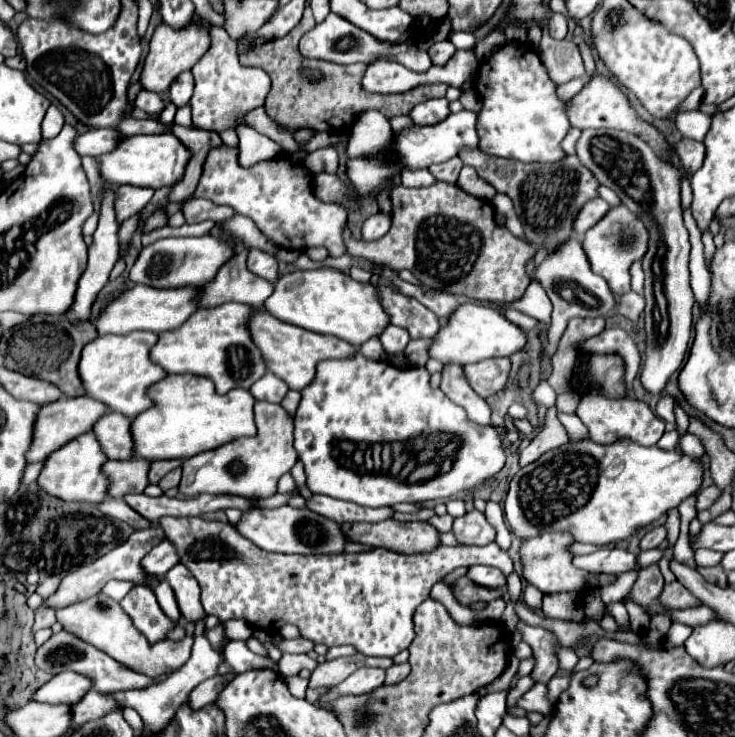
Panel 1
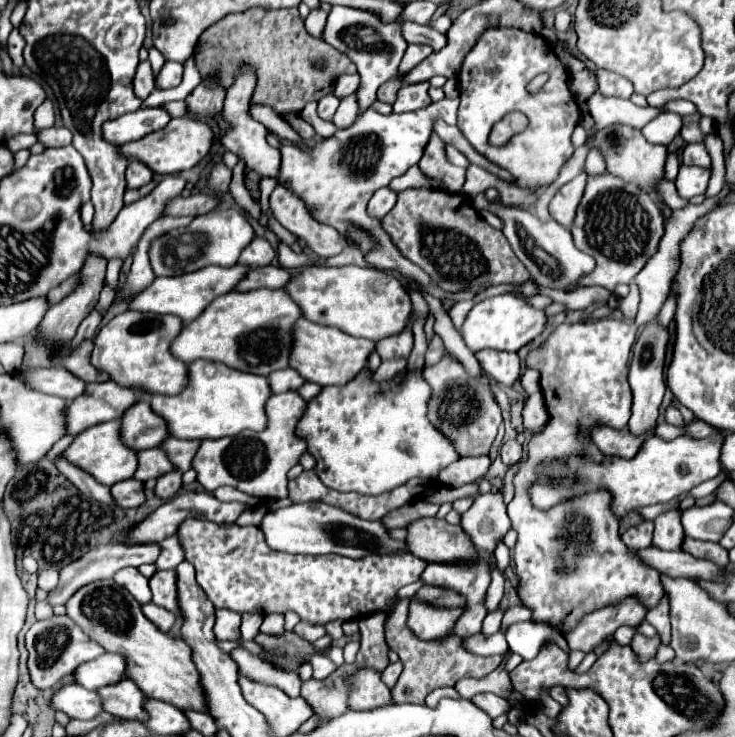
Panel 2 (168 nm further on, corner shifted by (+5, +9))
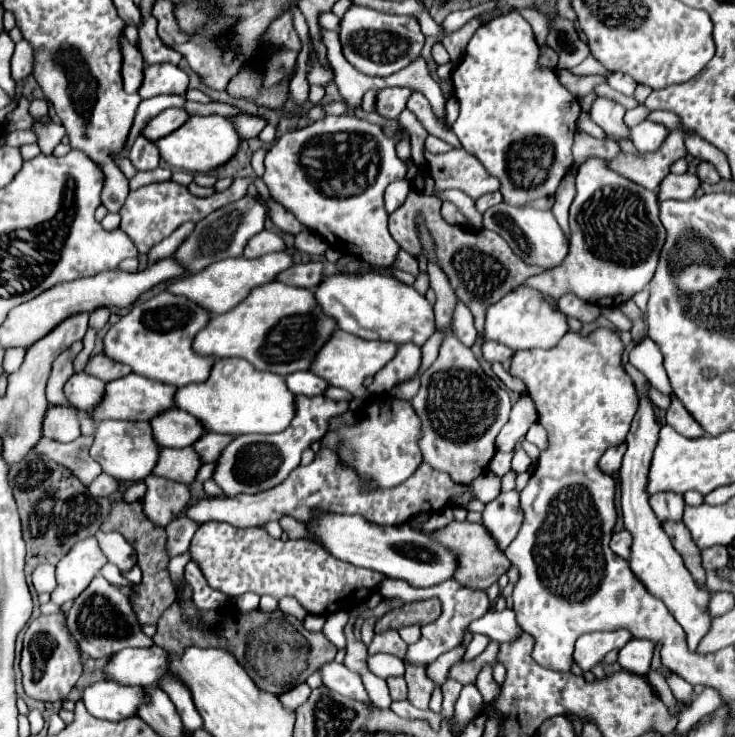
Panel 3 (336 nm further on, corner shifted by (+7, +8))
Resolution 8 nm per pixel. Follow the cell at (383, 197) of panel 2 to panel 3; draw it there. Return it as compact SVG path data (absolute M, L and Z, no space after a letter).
M406 179L390 183L390 185L386 187L386 191L384 191L384 207L386 207L386 211L388 211L388 213L396 211L396 209L404 203L408 191L410 191L410 185L408 185Z

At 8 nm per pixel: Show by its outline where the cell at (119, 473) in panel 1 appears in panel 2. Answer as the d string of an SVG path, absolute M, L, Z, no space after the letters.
M150 448L150 450L140 450L138 452L138 470L134 474L136 480L146 482L150 478L160 478L166 472L176 470L176 466L170 462L168 454L162 448Z

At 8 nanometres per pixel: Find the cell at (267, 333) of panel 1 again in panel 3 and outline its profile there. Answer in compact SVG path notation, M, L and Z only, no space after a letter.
M338 329L324 343L324 347L316 353L316 357L312 359L310 371L316 373L318 377L322 377L324 381L328 381L330 385L346 389L352 395L362 395L362 399L364 399L364 379L368 375L376 375L382 369L382 365L392 359L394 353L396 353L394 343L366 341L366 339L360 339L356 335L350 335L350 333L344 333Z

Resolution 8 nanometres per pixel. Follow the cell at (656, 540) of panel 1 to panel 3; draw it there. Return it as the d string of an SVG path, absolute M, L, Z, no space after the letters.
M626 529L620 531L620 533L614 533L612 541L610 541L610 547L616 555L628 559L630 557L630 547L632 547L632 535Z

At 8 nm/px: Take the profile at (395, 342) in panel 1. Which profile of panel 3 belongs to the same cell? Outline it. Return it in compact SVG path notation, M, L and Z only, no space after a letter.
M404 343L398 347L396 355L374 375L374 385L370 393L388 393L396 383L410 379L420 367L420 347Z

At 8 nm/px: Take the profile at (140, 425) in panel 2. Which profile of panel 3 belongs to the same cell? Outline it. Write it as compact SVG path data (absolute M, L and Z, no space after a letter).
M172 407L168 413L158 413L150 419L152 435L160 447L188 447L204 433L196 417Z

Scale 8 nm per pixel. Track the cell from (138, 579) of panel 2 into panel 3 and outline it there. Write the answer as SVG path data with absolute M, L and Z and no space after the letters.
M96 533L100 549L120 571L130 571L136 565L136 551L120 533Z

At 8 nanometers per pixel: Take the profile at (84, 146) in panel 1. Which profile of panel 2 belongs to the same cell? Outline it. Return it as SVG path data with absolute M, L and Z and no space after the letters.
M140 108L138 112L124 114L122 118L108 120L102 126L102 134L108 142L122 146L126 142L140 140L148 132L156 132L156 130L166 128L168 122L170 122L168 110L164 110L164 108Z

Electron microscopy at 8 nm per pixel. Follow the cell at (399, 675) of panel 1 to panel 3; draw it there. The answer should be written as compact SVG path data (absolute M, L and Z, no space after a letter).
M388 677L386 683L388 683L392 699L406 699L406 681L404 681L404 677Z

